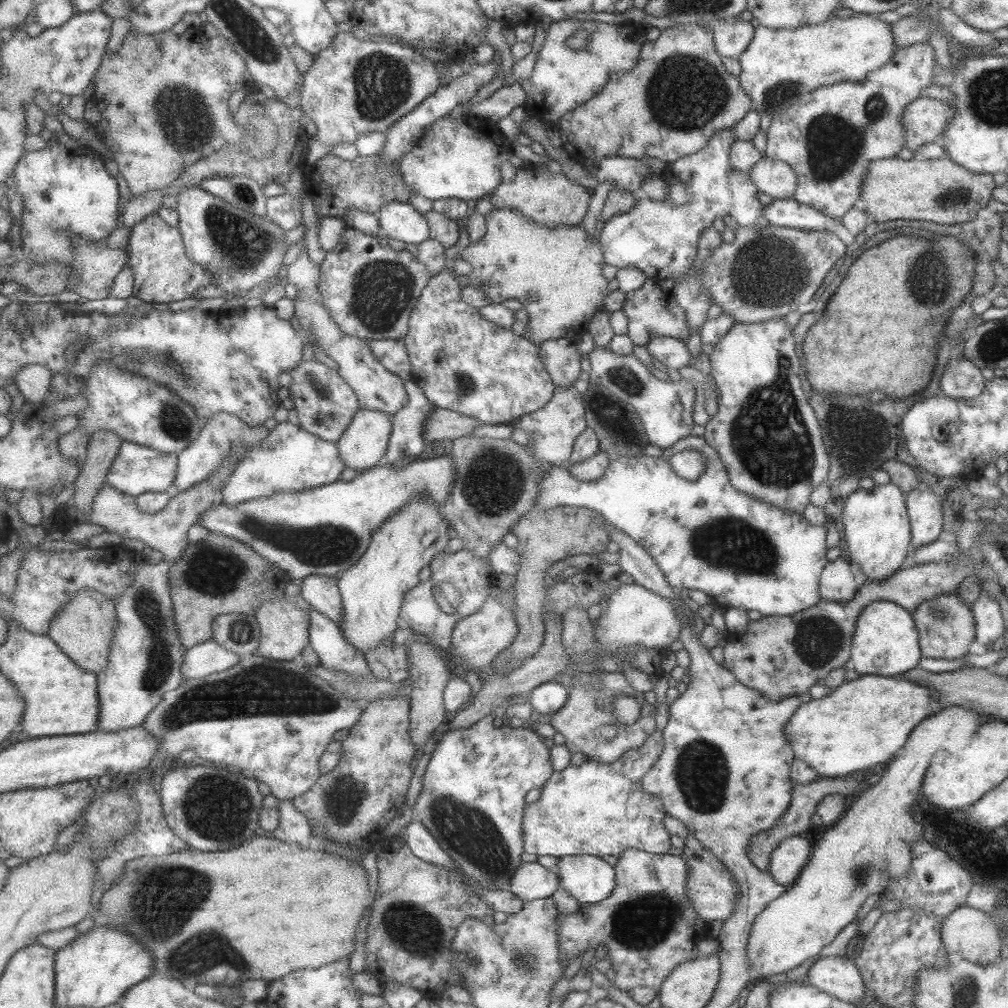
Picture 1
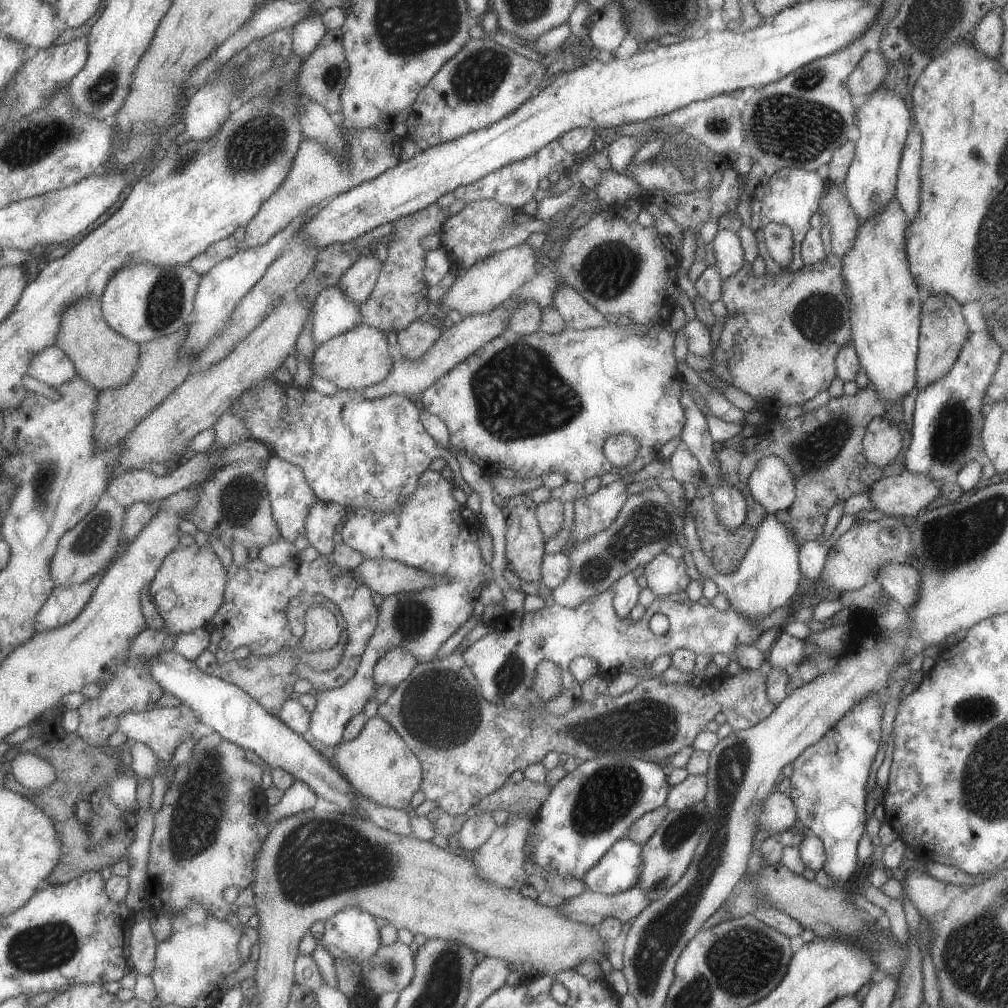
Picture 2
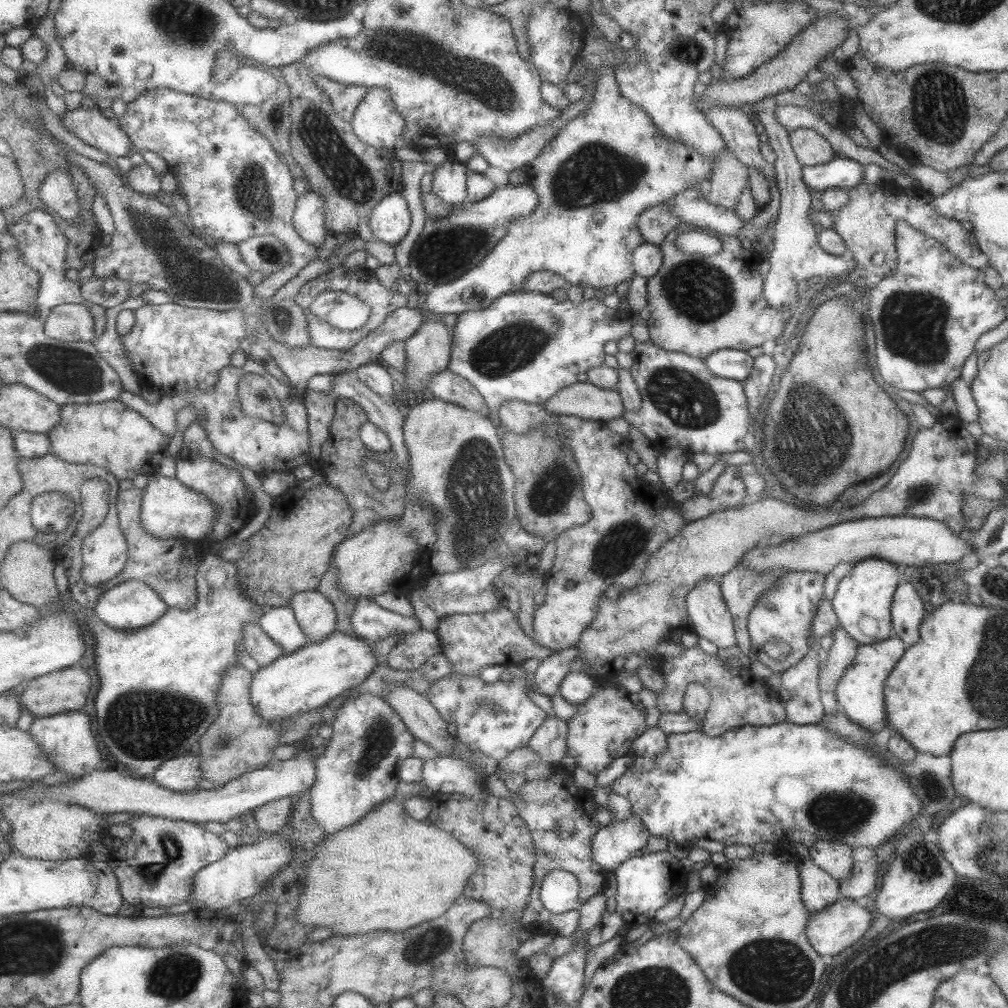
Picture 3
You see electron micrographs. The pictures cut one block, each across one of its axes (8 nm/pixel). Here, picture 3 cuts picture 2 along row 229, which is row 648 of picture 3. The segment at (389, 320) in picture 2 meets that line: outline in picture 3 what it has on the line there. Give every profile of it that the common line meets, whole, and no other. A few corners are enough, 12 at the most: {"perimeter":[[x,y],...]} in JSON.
{"perimeter":[[438,632],[407,634],[387,664],[419,670],[443,650]]}

